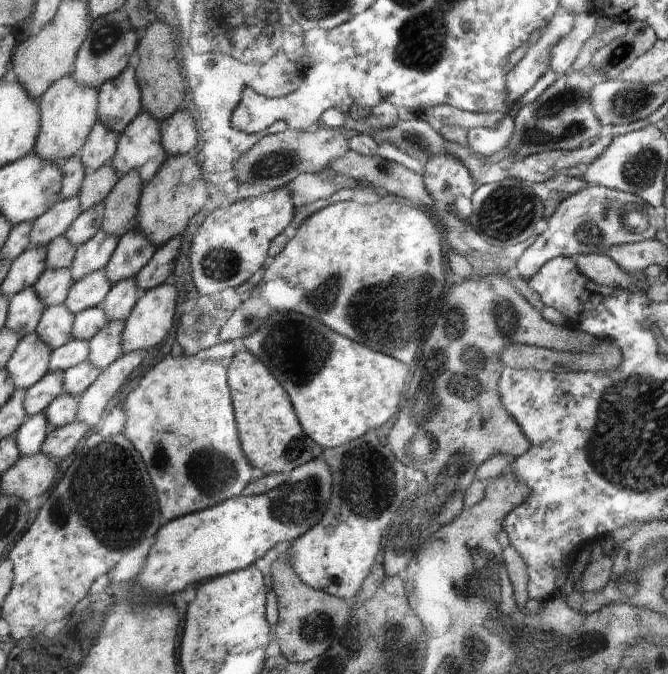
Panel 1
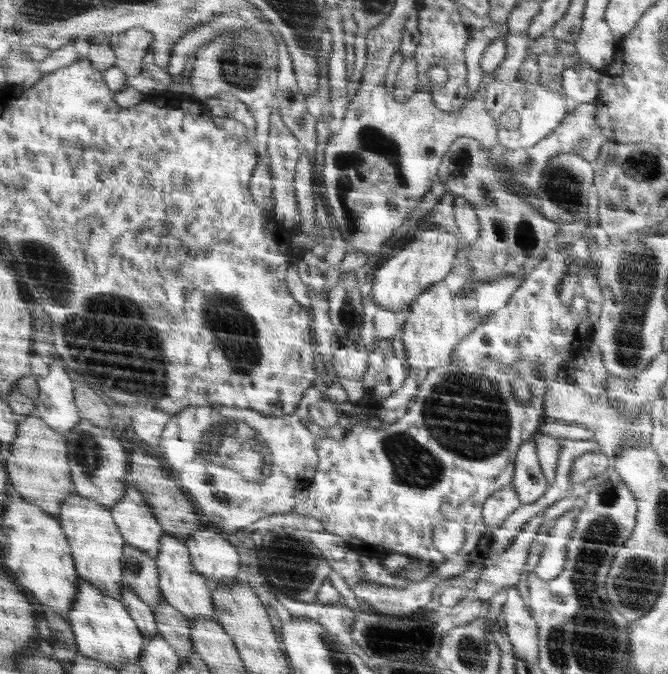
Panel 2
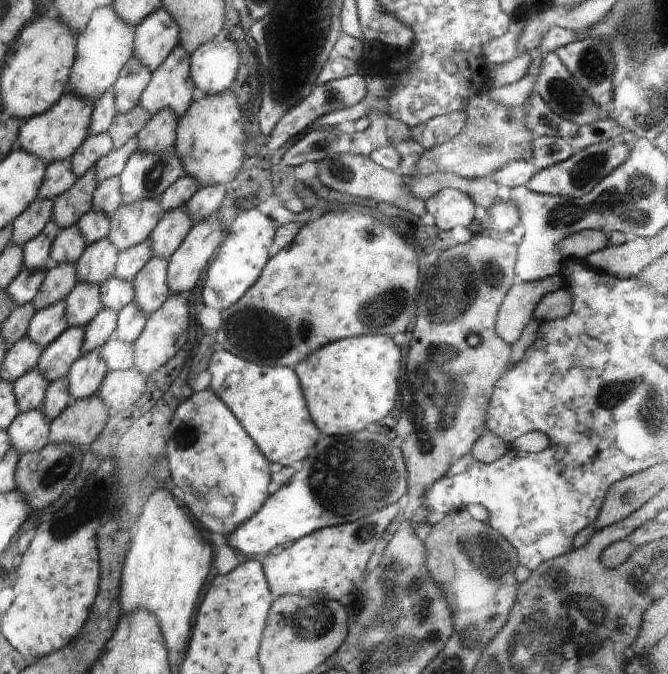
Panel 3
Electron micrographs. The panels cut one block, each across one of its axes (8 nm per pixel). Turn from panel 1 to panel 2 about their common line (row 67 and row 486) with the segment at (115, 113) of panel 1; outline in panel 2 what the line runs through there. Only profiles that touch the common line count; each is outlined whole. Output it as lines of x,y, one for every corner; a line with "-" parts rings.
129,485
124,492
124,500
114,508
113,514
127,544
140,548
150,558
156,559
160,553
160,540
166,532
140,491

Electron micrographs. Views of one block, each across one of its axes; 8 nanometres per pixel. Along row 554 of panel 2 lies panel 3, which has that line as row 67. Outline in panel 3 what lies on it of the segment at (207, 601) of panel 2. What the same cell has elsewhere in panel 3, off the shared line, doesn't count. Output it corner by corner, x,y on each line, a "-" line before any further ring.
178,45
162,66
151,72
150,82
139,100
151,116
163,108
172,109
178,117
186,114
196,96
190,58
187,50

